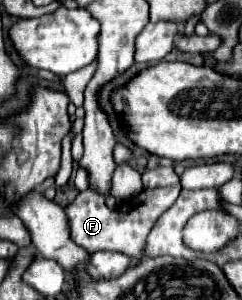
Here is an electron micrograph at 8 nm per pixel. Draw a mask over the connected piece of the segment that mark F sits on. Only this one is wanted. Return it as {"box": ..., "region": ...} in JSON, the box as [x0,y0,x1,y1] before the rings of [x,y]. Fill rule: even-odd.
{"box":[65,185,181,257],"region":[[[181,185],[175,187],[157,187],[157,189],[145,189],[139,195],[123,201],[119,209],[109,209],[103,205],[101,197],[93,191],[81,191],[77,199],[65,207],[65,213],[71,223],[71,237],[77,241],[77,245],[85,247],[89,253],[95,251],[119,251],[131,257],[145,257],[145,247],[147,247],[147,235],[157,223],[157,219],[175,203],[179,197]]]}

